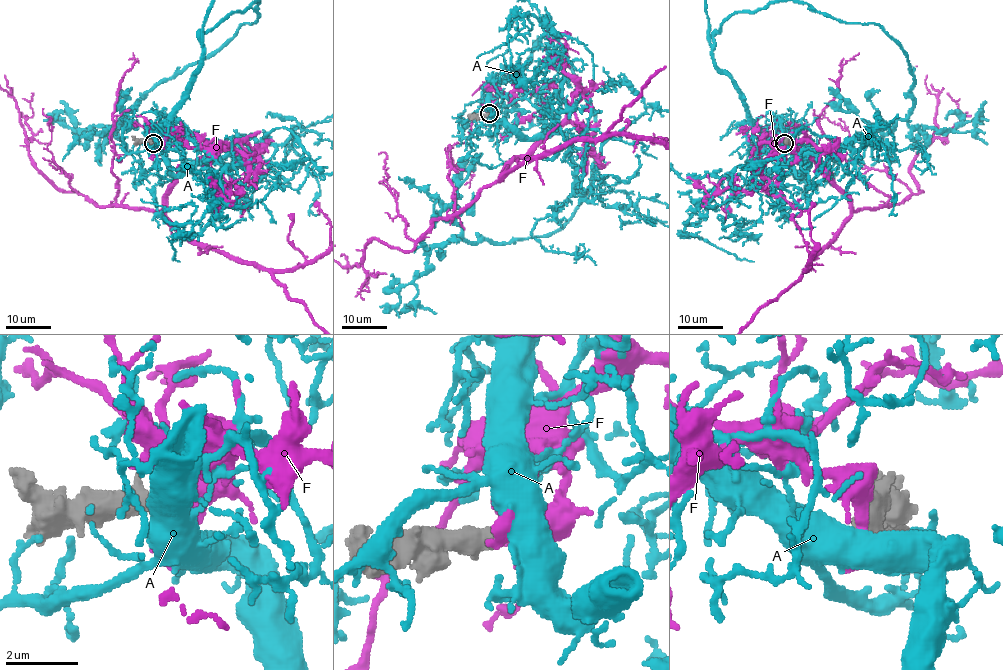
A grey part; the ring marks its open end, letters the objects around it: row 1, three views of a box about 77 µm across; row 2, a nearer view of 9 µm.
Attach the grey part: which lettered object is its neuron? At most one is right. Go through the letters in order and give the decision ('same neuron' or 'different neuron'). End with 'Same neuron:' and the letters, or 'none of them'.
A: different neuron
F: different neuron
Same neuron: none of them

